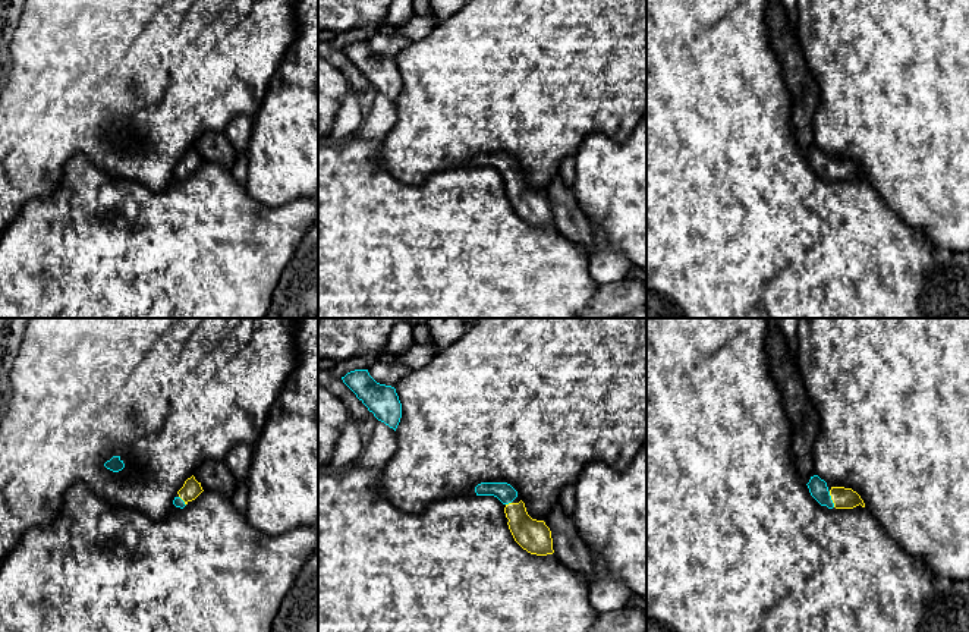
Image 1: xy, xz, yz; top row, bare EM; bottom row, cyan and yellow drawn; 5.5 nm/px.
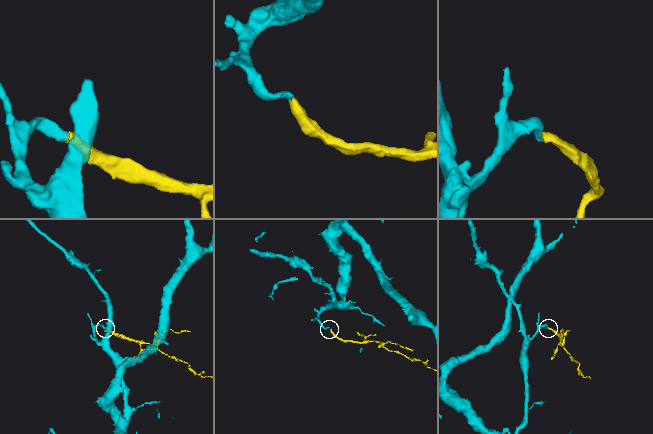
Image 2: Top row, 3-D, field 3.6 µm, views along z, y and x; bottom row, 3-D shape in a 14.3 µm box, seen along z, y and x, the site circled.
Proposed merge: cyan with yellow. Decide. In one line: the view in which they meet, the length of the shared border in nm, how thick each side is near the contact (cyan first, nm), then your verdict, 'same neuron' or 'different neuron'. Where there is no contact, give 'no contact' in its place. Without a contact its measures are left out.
contact in yz; length 90 nm; calibres 100 and 120 nm; same neuron

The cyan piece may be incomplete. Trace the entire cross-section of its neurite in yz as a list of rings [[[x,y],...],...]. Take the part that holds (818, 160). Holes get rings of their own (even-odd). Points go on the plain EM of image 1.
[[[818,147],[811,148],[806,155],[811,167],[821,176],[828,180],[853,180],[856,177],[865,179],[861,167],[852,160],[844,158],[827,158],[827,154],[821,151]]]

